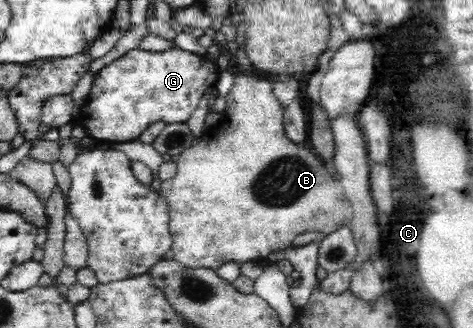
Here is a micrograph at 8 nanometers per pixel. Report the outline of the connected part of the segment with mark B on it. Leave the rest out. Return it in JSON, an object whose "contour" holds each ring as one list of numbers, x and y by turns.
{"contour":[[249,72,238,75,234,78,234,83,229,92,224,96,225,108,222,111,223,119,214,127,208,128,198,139,197,144,184,150,176,158,175,176,169,180,159,181,157,193,160,197,165,197,169,212,169,233,171,233,171,248,163,255,162,260,177,261,187,268,209,268,217,271,226,262,249,262,253,260,263,260,271,252,283,250,297,238,299,234,307,231,322,231,325,234,338,229,342,225,348,225,350,221,350,203,342,198,341,185,334,172,326,167,320,157,310,149,296,145,285,136,283,126,284,108,277,97,271,91,271,80,261,80]]}

